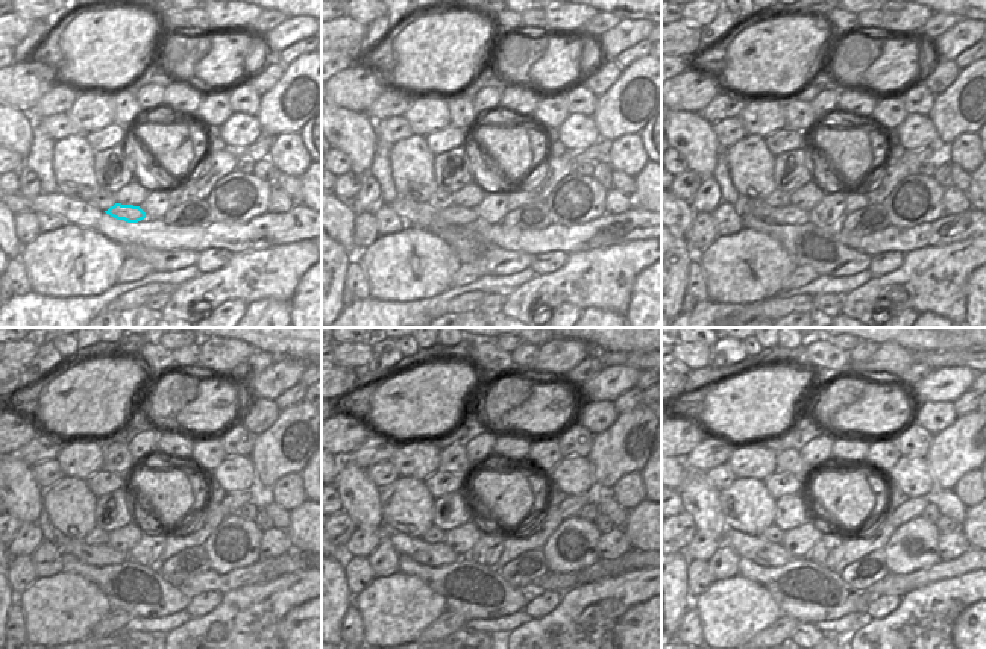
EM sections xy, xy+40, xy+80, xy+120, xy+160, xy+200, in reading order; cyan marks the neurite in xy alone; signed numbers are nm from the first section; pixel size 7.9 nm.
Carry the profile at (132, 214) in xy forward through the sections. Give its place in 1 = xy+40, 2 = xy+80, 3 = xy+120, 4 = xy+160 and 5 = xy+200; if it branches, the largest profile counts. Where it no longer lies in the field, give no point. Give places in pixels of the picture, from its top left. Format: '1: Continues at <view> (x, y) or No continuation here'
1: Continues at xy+40 (455, 216)
2: Continues at xy+80 (791, 214)
3: Continues at xy+120 (99, 554)
4: Continues at xy+160 (440, 554)
5: Continues at xy+200 (754, 548)

